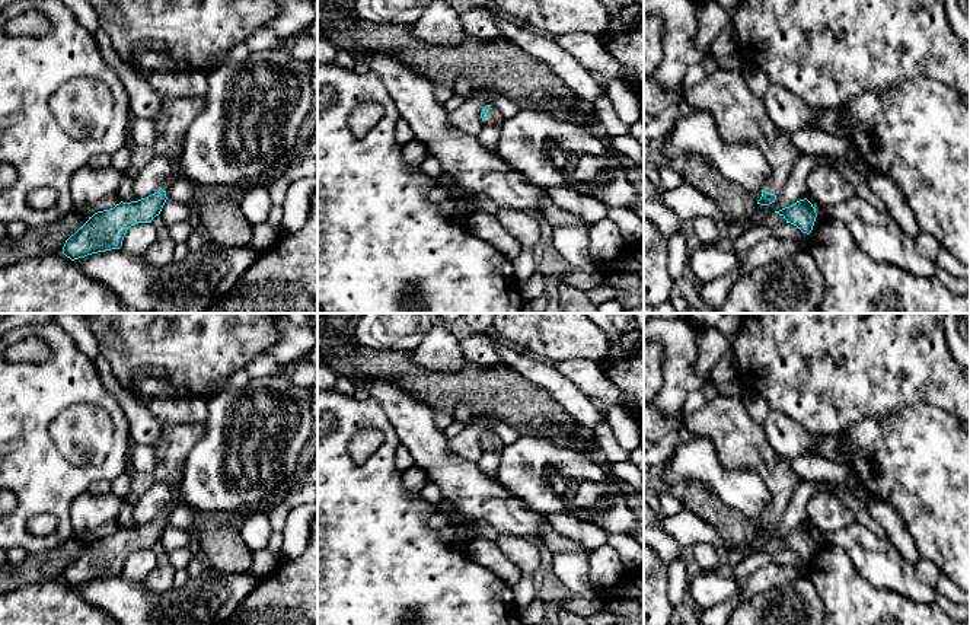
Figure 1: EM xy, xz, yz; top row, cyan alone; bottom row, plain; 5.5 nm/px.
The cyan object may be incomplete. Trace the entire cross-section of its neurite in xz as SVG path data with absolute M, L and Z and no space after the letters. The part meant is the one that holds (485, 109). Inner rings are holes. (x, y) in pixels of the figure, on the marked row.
M486 105L482 109L481 118L482 118L482 121L484 121L485 125L500 127L504 122L504 117L500 112L500 109L495 108L495 106L492 106L492 105Z

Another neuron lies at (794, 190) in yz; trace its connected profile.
M804 154L801 156L794 168L791 169L789 178L784 186L784 189L776 195L776 200L769 205L757 204L754 213L749 217L753 223L760 223L769 214L779 211L785 207L795 204L800 200L805 198L805 181L808 173L817 168L824 165L848 165L845 159L839 159L835 156L813 156Z

